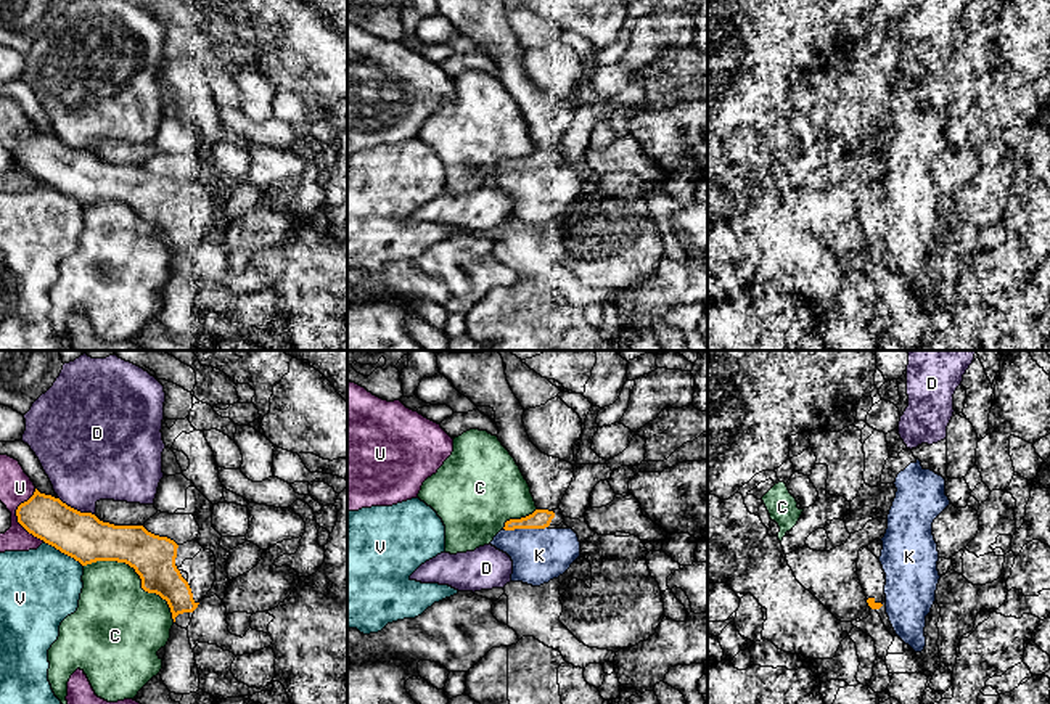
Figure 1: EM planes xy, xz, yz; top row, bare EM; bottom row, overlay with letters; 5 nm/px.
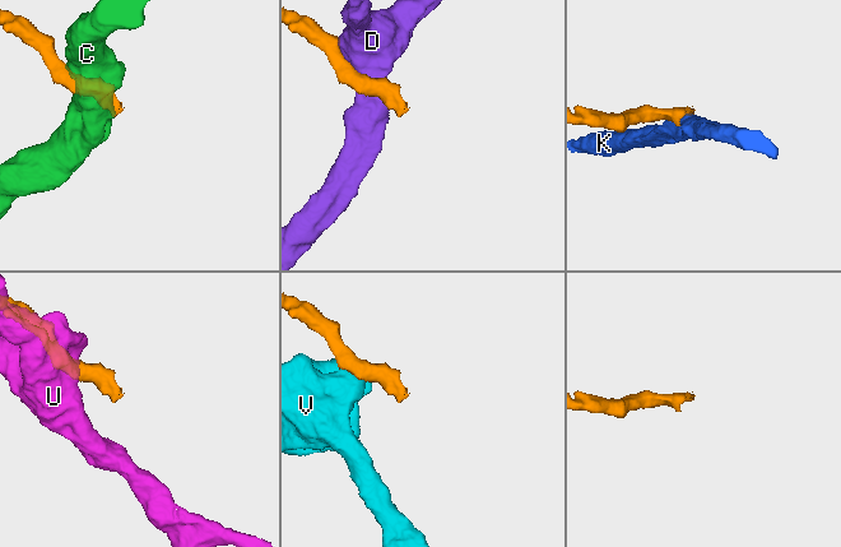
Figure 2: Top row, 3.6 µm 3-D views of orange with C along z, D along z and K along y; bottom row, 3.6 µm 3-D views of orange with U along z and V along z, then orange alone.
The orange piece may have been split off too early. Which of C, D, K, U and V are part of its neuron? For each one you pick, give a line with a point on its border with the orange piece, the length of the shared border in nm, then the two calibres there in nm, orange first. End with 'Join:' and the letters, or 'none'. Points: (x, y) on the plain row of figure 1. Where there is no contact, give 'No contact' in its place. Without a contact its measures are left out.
Join: none

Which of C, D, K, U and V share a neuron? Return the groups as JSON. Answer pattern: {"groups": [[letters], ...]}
{"groups": [["C"], ["D"], ["K"], ["U"], ["V"]]}

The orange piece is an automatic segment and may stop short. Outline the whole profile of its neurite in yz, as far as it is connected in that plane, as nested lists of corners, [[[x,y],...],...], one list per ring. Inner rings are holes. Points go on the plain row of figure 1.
[[[868,186],[859,191],[857,215],[872,249],[880,249],[883,246],[886,225],[883,212],[880,199],[868,190]]]

